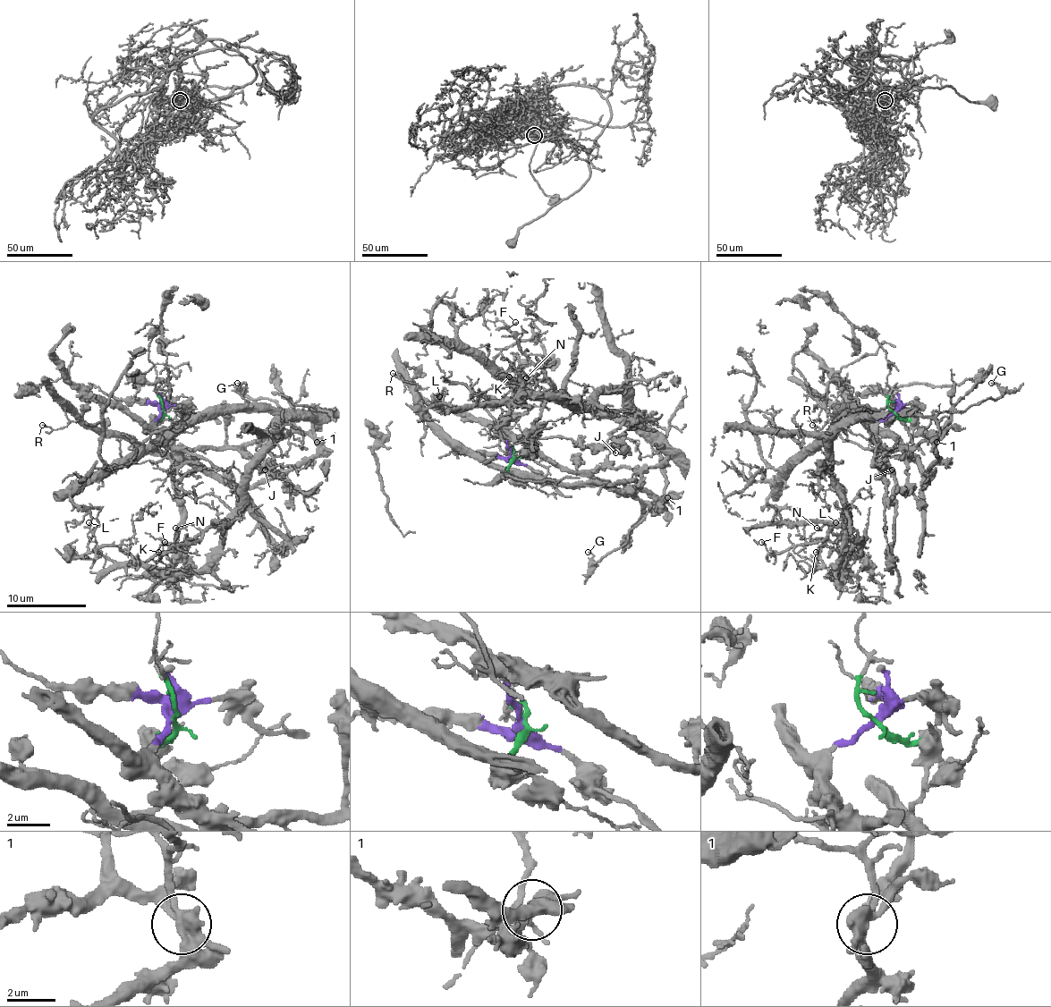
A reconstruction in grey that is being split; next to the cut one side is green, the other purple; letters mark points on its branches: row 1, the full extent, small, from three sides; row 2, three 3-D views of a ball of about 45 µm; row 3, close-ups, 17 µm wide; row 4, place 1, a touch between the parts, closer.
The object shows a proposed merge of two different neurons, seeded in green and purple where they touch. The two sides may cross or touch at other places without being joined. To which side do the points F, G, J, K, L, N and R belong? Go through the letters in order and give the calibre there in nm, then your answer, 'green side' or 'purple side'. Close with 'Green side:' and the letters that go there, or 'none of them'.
F: 130 nm | purple side
G: 130 nm | green side
J: 170 nm | purple side
K: 70 nm | purple side
L: 170 nm | purple side
N: 160 nm | purple side
R: 130 nm | green side
Green side: G, R

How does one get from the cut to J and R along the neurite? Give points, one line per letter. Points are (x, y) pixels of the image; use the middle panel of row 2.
J: (512, 455), (506, 439), (520, 437), (572, 471), (591, 471), (609, 453), (606, 444), (622, 435), (615, 453)
R: (513, 455), (508, 473), (502, 465), (484, 465), (432, 421), (416, 384), (402, 382), (392, 374)

